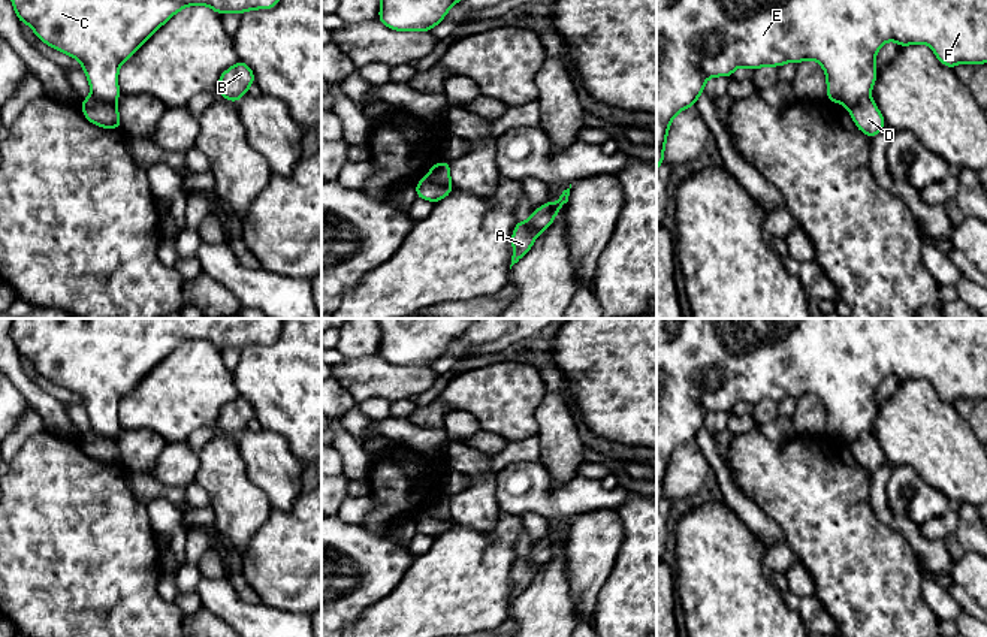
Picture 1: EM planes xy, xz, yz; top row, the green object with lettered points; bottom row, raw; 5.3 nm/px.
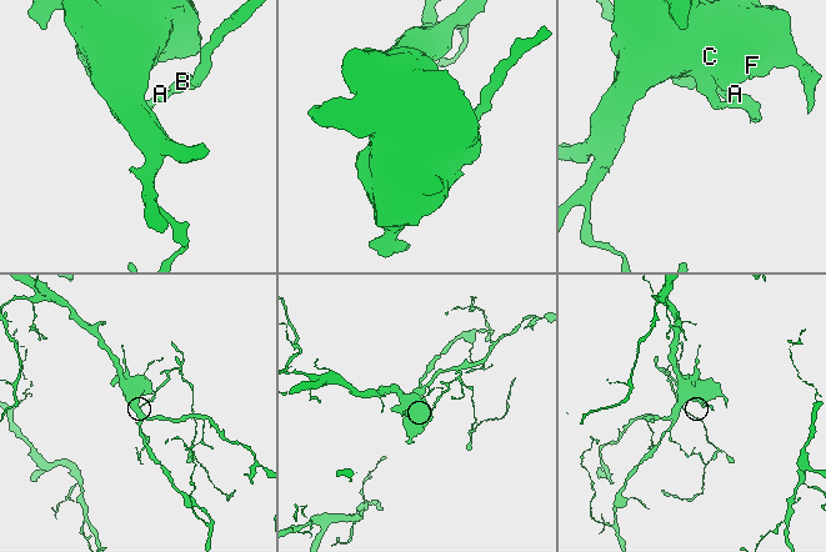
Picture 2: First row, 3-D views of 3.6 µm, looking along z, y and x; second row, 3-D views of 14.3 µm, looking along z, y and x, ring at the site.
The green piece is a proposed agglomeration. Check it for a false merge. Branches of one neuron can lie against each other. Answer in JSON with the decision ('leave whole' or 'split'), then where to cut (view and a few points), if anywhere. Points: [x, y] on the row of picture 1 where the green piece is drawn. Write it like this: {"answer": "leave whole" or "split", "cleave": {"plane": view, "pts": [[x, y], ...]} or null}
{"answer": "split", "cleave": {"plane": "xy", "pts": [[91, 93], [102, 100], [115, 103]]}}

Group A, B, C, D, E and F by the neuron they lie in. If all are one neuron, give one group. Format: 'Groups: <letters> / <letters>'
Groups: A B D / C E F

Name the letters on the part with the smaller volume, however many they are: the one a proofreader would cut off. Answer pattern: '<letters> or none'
A, B, D

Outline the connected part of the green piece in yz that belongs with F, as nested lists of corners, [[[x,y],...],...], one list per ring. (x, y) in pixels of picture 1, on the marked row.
[[[657,0],[657,170],[664,163],[664,147],[673,118],[680,111],[695,106],[698,96],[704,93],[704,82],[709,78],[730,78],[740,66],[757,70],[763,66],[781,67],[787,61],[799,64],[803,60],[815,60],[825,72],[825,99],[851,109],[861,97],[870,94],[876,82],[875,55],[888,40],[896,40],[900,48],[926,43],[944,66],[953,69],[960,63],[987,63],[987,0]]]

